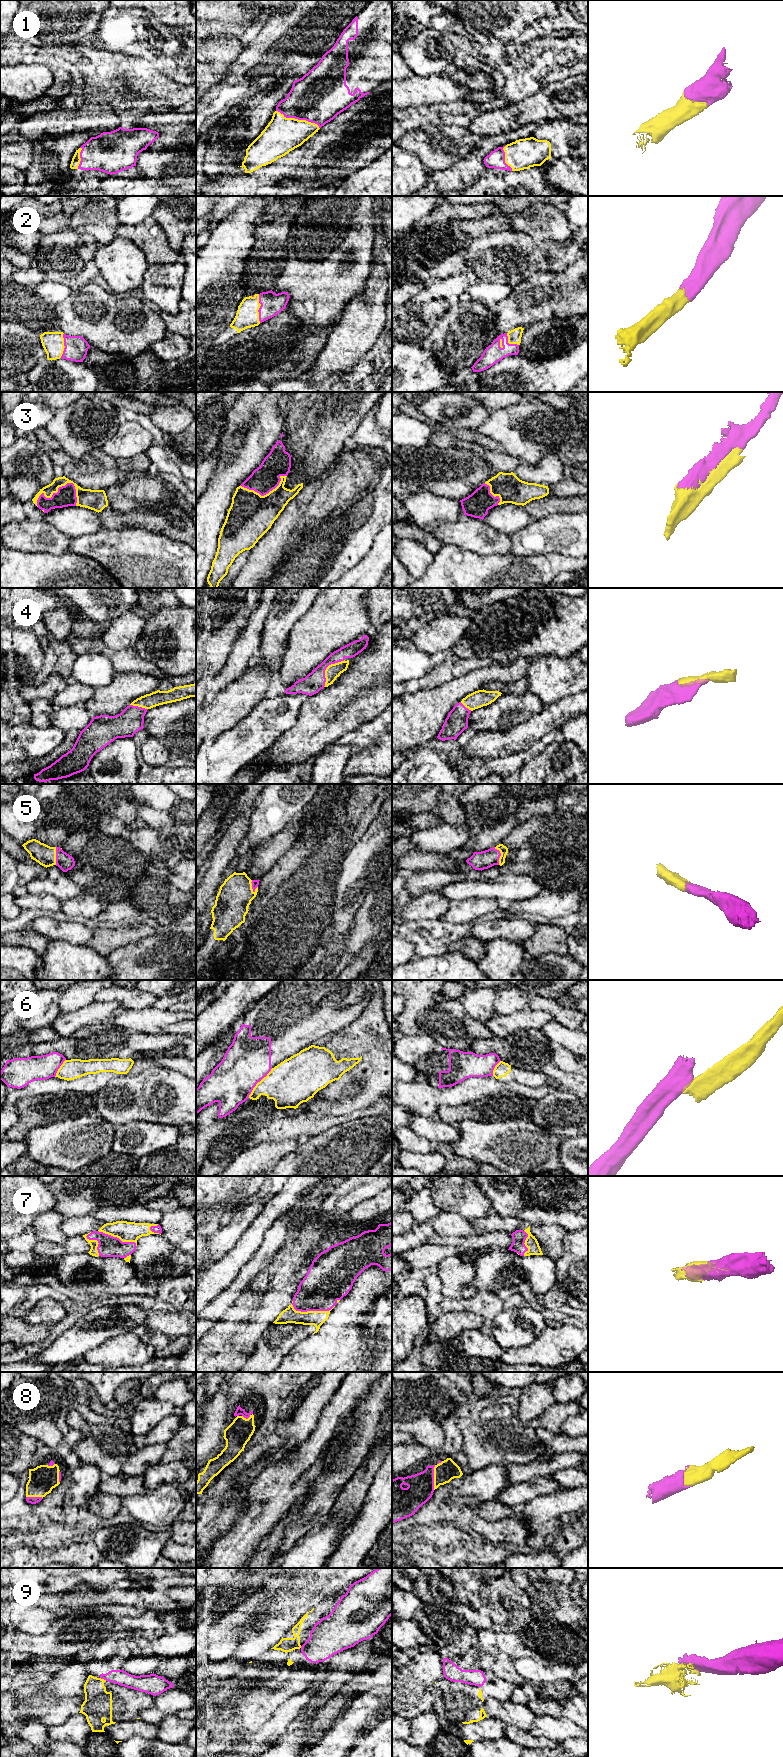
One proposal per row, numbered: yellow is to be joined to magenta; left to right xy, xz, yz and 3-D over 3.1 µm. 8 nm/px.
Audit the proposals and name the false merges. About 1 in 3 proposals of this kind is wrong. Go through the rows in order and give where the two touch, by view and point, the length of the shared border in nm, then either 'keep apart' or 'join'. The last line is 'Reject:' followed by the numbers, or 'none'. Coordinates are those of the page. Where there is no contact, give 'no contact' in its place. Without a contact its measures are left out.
1: contact xz (298, 119); length 380 nm; join
2: contact xz (259, 308); length 240 nm; join
3: contact xy (53, 494); length 360 nm; join
4: contact xz (326, 667); length 280 nm; join
5: contact yz (500, 855); length 150 nm; join
6: contact xz (258, 1081); length 300 nm; keep apart
7: contact xz (312, 1310); length 360 nm; join
8: contact yz (433, 1477); length 200 nm; join
9: contact xy (103, 1678); length 60 nm; keep apart
Reject: 6, 9

